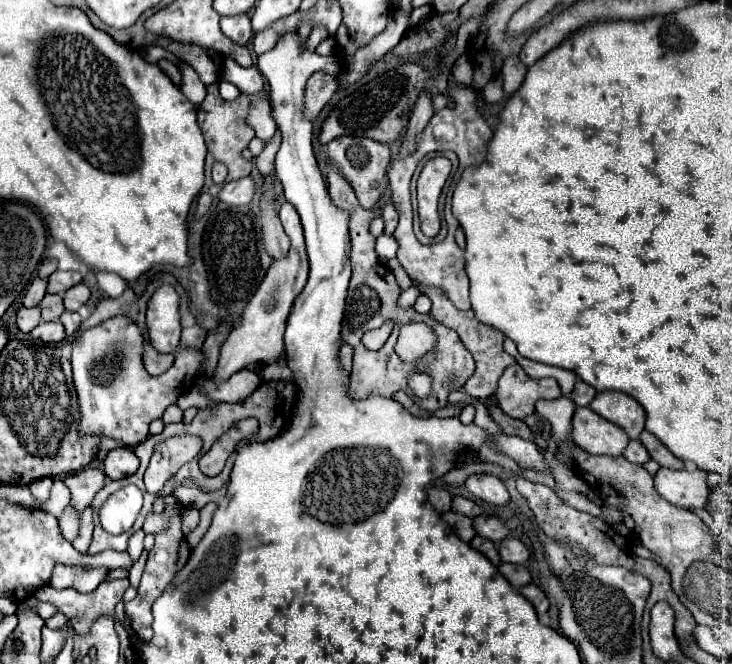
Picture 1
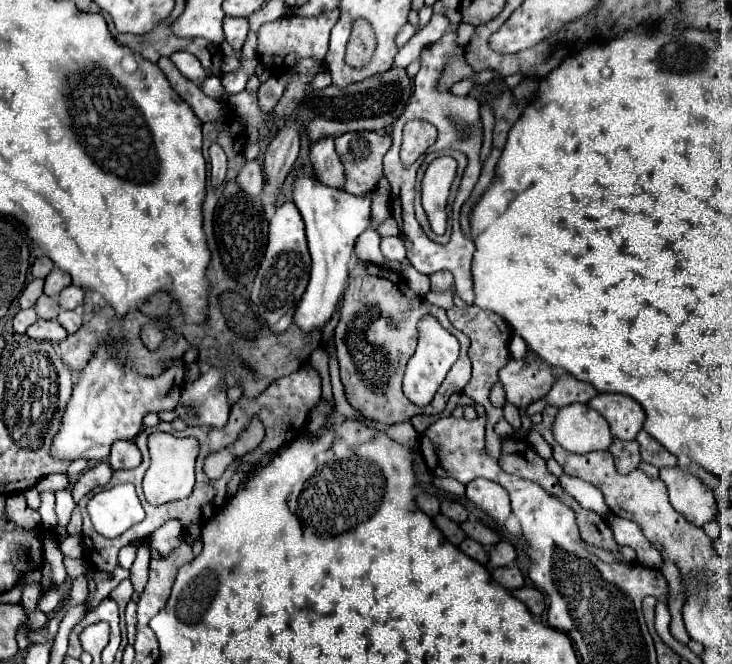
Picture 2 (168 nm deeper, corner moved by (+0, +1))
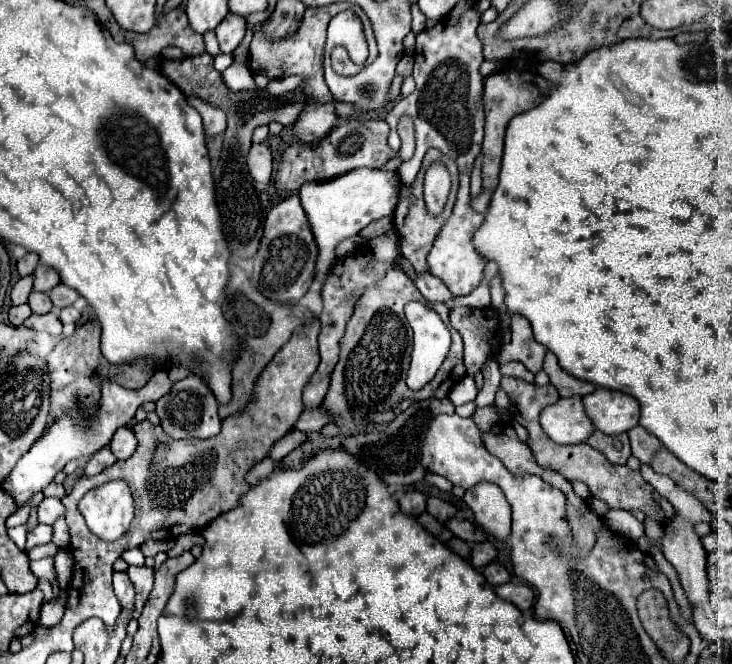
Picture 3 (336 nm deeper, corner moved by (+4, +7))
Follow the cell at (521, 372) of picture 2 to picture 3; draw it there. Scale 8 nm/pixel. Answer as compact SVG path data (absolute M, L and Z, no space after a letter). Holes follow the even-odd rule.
M512 316L512 340L510 344L502 346L498 364L508 364L516 360L522 362L532 374L538 374L542 370L544 356L546 348L534 340L530 322L522 316Z

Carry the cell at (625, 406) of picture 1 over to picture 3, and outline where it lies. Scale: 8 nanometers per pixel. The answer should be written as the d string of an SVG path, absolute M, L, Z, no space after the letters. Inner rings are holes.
M596 388L592 394L584 396L582 402L596 430L602 430L604 434L618 436L638 426L640 406L632 396L624 392Z

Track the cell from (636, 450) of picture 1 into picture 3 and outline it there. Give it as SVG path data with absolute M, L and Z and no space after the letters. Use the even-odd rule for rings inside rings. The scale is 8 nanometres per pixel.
M594 432L586 444L590 444L592 448L596 448L598 452L602 452L612 464L626 464L626 460L630 458L630 442L626 434L618 434L618 436L608 436L604 432Z

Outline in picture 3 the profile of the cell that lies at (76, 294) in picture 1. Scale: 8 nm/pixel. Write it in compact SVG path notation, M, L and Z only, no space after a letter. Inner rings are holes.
M58 284L56 288L50 290L50 298L54 308L64 308L64 306L72 306L74 300L78 298L78 292L72 288L66 288L64 284Z

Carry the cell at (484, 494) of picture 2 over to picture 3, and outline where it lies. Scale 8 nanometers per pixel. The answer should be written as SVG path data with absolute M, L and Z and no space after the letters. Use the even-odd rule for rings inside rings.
M480 482L464 492L464 502L474 512L476 522L492 536L504 540L510 534L510 508L504 492L496 484Z

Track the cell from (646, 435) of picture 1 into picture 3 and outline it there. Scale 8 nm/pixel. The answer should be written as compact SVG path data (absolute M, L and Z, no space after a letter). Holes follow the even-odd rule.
M642 426L632 428L628 432L628 436L630 436L630 444L632 444L632 456L636 456L644 464L650 464L652 458L656 456L656 452L664 448L662 442L656 436L648 434Z

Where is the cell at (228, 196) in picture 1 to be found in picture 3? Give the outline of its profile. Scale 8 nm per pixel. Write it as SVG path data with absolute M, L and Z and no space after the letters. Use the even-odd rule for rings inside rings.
M252 144L248 156L246 156L246 166L252 176L252 180L260 184L268 184L272 176L272 152L266 144Z

